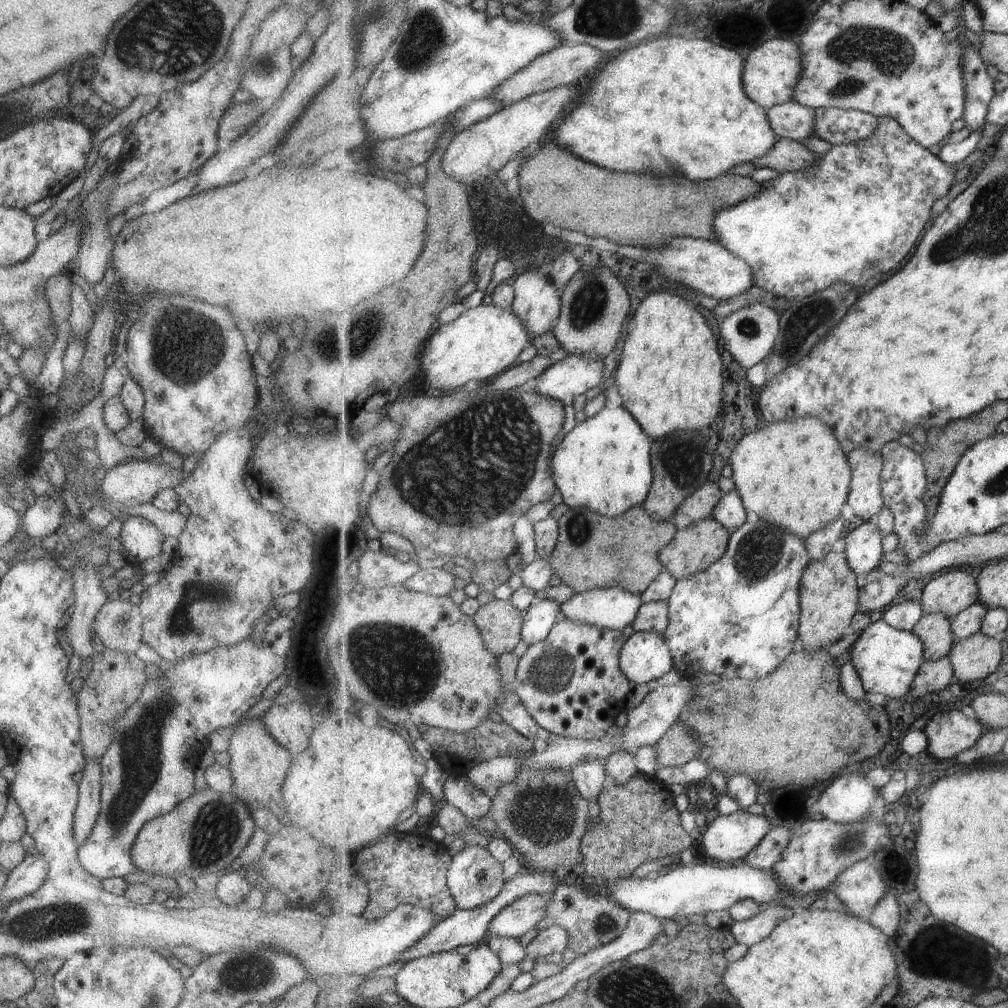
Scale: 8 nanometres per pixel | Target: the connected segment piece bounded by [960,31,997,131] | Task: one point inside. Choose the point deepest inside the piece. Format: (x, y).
(980, 86)

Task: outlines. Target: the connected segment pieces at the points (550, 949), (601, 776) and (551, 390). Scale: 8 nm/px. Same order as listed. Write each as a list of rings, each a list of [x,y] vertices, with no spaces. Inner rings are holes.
[[[551,925],[544,928],[537,938],[533,939],[526,947],[526,957],[523,962],[520,962],[522,972],[531,972],[531,968],[535,967],[534,959],[538,956],[549,956],[555,952],[562,953],[565,948],[568,948],[570,943],[569,931],[559,925]],[[527,964],[527,970],[525,970]],[[534,964],[534,966],[529,966]]]
[[[588,760],[571,771],[571,778],[587,800],[599,802],[600,794],[605,786],[605,772],[605,762]]]
[[[569,355],[555,361],[542,375],[537,377],[535,390],[543,396],[548,396],[560,400],[565,404],[565,424],[561,428],[561,432],[557,434],[555,442],[553,442],[553,450],[555,451],[557,445],[562,441],[562,438],[576,425],[574,421],[573,402],[577,396],[585,392],[589,392],[593,386],[603,386],[601,376],[603,376],[603,359],[592,359],[586,356]],[[600,384],[600,385],[599,385]]]

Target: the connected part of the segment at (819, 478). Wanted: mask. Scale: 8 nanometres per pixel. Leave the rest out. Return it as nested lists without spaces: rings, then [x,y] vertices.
[[[808,416],[801,417],[794,421],[777,421],[774,423],[766,423],[762,429],[757,429],[755,432],[744,436],[739,442],[738,446],[734,448],[732,457],[730,458],[730,465],[733,468],[732,479],[735,482],[735,488],[744,500],[744,504],[749,513],[757,513],[759,517],[770,523],[778,524],[780,527],[787,529],[789,532],[800,536],[805,540],[808,536],[814,534],[819,529],[829,526],[840,518],[841,508],[848,504],[848,496],[851,492],[853,472],[850,465],[849,456],[842,447],[840,440],[835,436],[835,430],[829,428],[820,417]]]

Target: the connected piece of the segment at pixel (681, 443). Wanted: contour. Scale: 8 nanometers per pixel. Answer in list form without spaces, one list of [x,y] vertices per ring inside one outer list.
[[[675,431],[673,436],[667,435],[667,440],[655,439],[652,447],[654,464],[654,482],[650,495],[643,506],[649,516],[656,521],[673,520],[674,514],[682,506],[685,499],[701,488],[711,476],[713,468],[713,454],[707,450],[707,438],[697,432]]]

